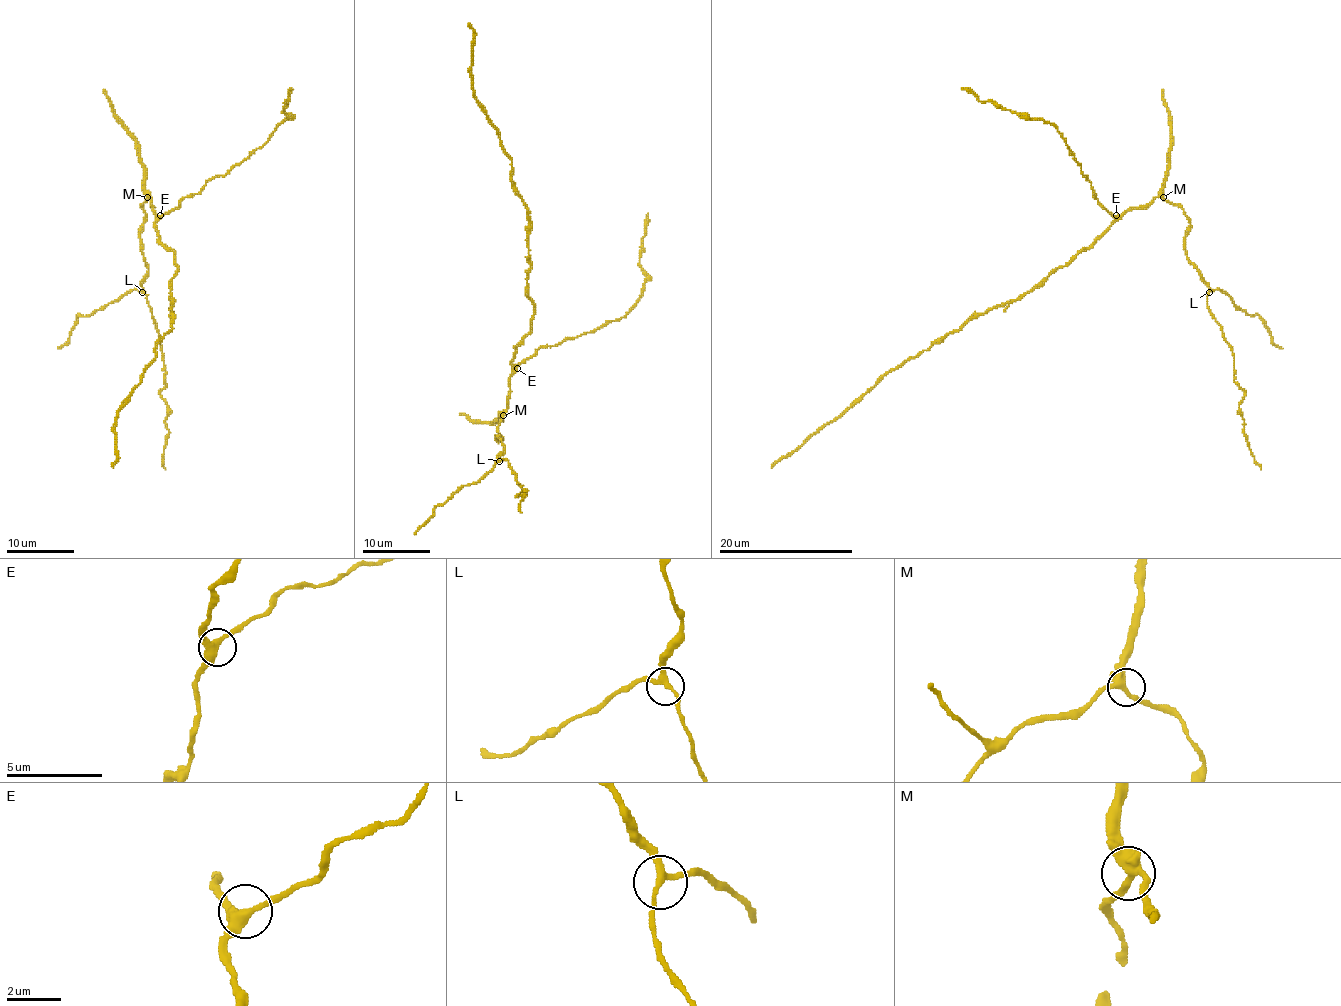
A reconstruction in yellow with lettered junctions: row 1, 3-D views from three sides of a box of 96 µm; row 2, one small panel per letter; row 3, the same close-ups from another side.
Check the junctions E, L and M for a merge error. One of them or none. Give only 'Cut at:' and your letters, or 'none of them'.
Cut at: none of them

